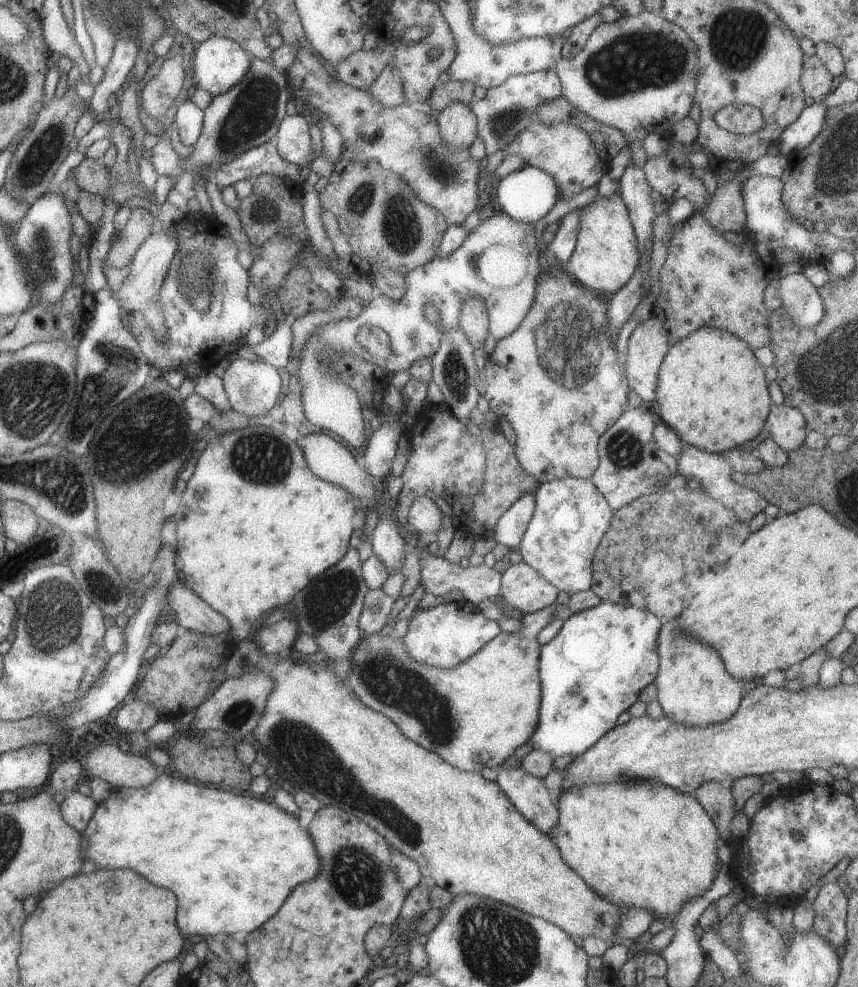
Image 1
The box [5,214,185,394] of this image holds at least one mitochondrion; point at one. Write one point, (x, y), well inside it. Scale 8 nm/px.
(41, 247)

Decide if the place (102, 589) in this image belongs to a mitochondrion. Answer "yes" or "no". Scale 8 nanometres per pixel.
yes

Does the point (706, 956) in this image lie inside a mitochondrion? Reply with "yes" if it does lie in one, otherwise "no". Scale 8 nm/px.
no

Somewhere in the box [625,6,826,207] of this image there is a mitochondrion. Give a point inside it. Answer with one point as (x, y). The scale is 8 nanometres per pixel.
(741, 34)

